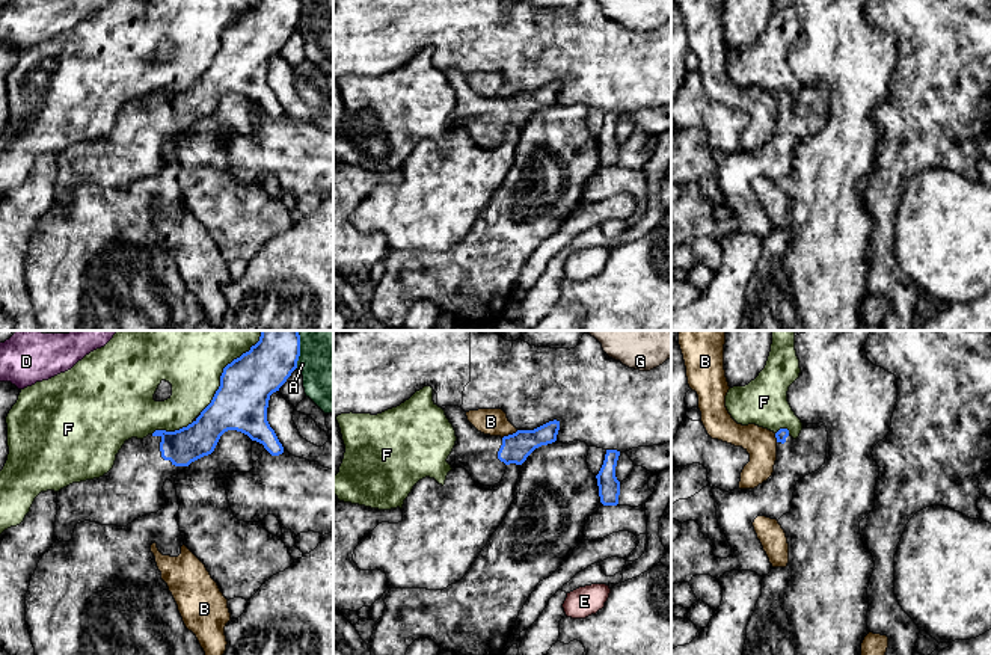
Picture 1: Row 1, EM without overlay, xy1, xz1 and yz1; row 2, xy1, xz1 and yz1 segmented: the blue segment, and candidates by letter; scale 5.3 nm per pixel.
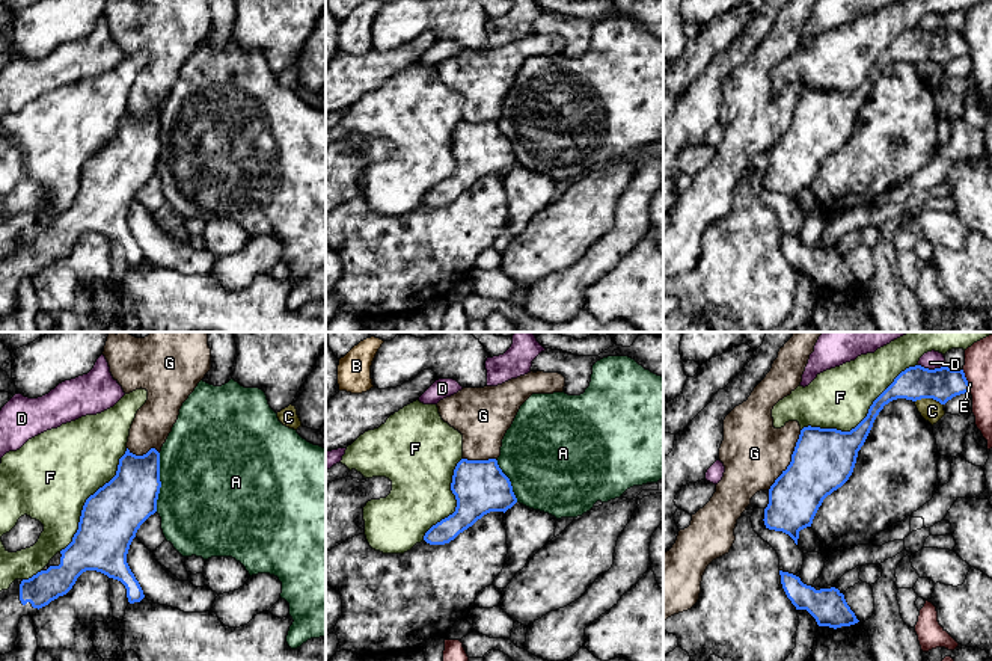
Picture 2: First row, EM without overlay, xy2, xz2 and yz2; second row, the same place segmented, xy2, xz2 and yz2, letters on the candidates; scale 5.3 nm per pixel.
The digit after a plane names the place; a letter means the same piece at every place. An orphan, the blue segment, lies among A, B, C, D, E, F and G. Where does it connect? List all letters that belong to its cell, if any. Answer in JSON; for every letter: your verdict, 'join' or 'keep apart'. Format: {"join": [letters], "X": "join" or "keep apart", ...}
{"join": [], "A": "keep apart", "B": "keep apart", "C": "keep apart", "D": "keep apart", "E": "keep apart", "F": "keep apart", "G": "keep apart"}

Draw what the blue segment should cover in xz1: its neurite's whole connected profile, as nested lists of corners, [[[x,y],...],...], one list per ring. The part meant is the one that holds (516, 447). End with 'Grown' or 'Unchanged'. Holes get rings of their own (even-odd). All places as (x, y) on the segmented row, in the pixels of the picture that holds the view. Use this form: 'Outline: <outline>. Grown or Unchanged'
Outline: [[[446,406],[443,411],[457,436],[446,462],[451,468],[465,468],[481,486],[501,483],[510,463],[522,465],[535,448],[555,442],[560,430],[560,421],[554,420],[534,430],[490,436],[471,424],[462,407]]]. Grown

